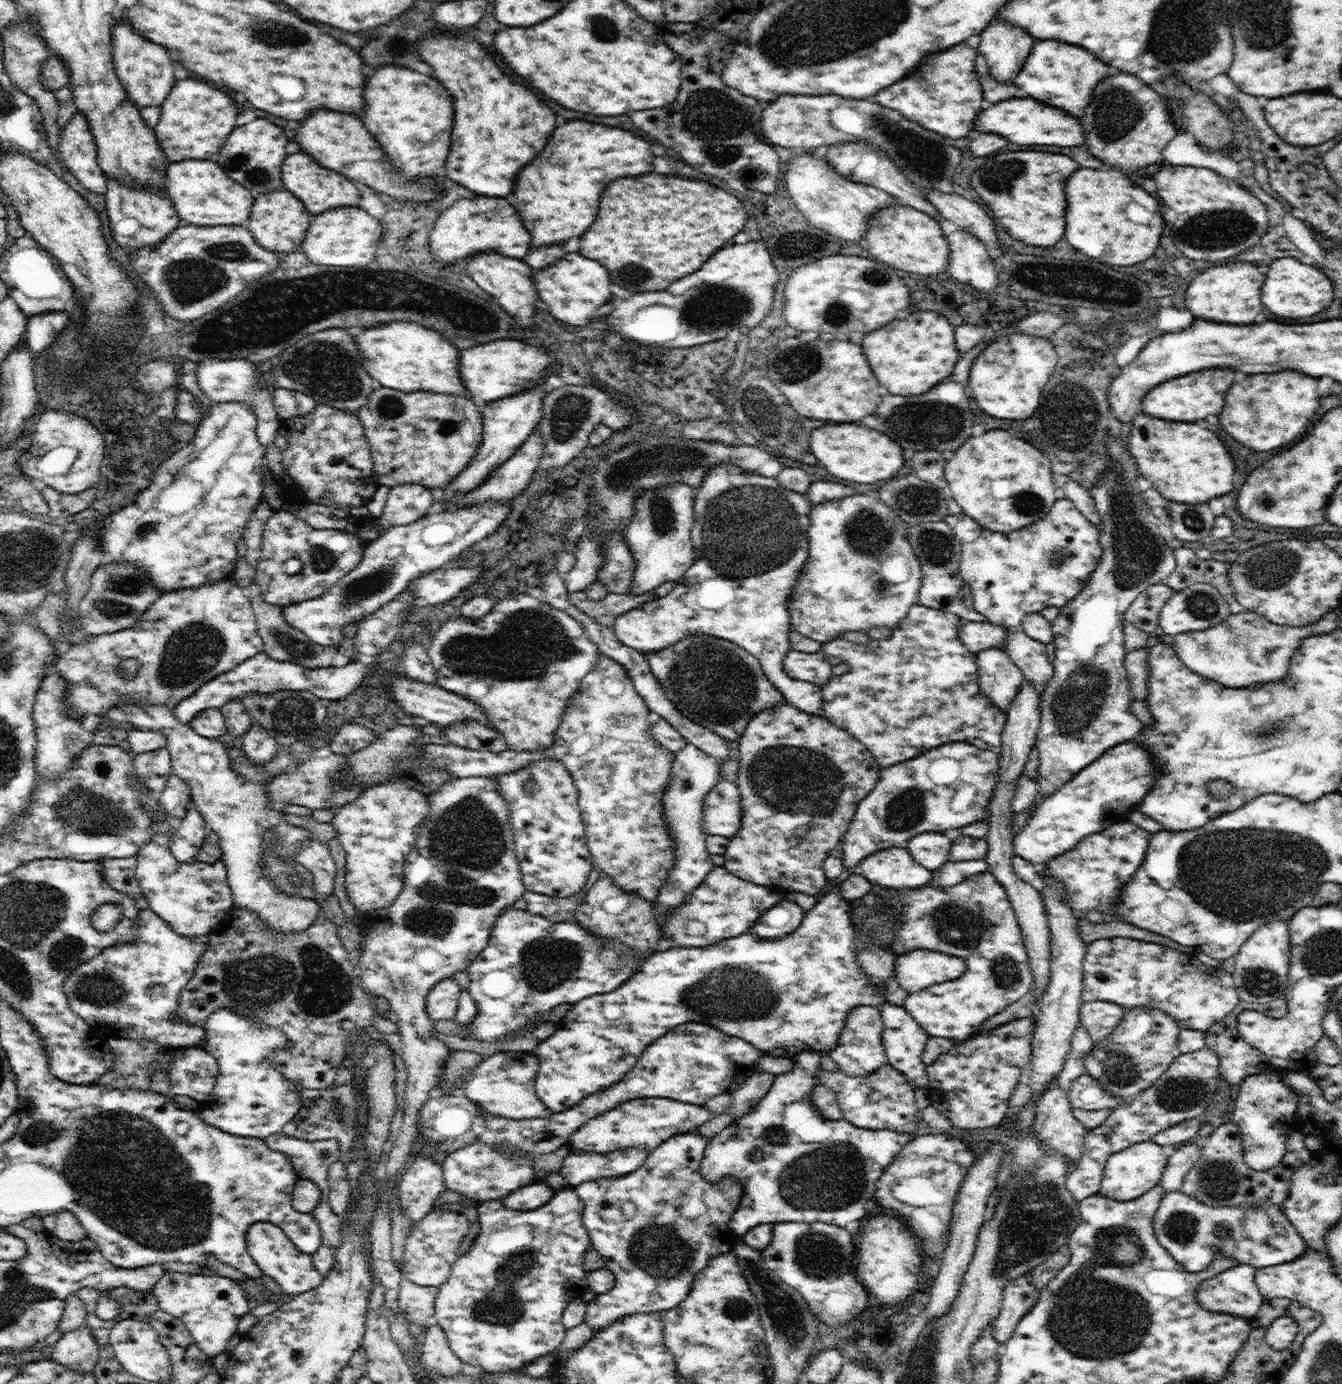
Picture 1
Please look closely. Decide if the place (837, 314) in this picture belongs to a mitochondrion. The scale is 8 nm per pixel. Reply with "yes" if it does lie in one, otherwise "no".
yes

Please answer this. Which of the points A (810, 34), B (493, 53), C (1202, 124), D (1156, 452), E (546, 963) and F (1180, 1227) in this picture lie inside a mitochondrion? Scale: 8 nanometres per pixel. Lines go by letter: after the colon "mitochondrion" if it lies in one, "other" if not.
A: mitochondrion
B: other
C: other
D: mitochondrion
E: mitochondrion
F: mitochondrion

